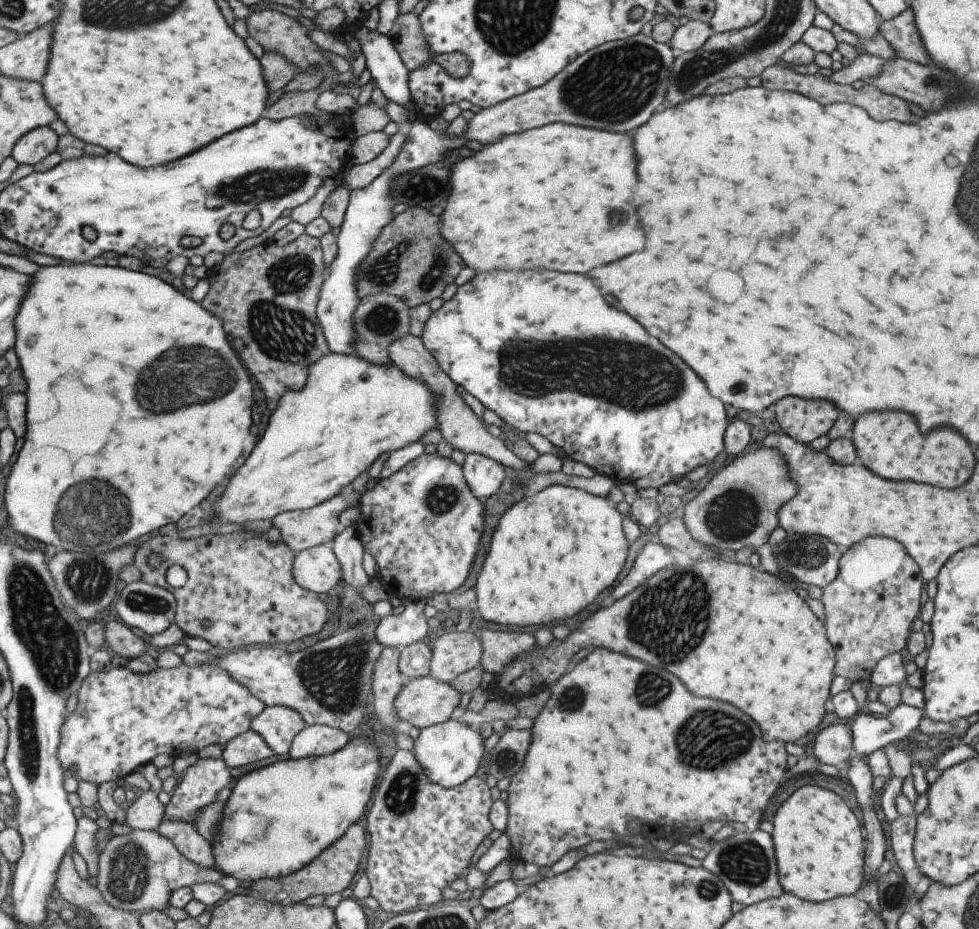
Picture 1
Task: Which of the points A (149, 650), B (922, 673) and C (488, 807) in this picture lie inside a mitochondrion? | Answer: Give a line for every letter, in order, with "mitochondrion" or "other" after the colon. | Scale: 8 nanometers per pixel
A: other
B: other
C: other

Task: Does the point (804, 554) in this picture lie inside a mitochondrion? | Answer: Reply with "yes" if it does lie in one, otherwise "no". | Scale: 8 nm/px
yes

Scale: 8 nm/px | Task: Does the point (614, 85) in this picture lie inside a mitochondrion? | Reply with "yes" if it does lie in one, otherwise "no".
yes

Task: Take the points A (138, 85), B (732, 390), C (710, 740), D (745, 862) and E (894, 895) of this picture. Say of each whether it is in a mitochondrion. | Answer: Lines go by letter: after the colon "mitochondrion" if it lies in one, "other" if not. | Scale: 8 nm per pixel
A: other
B: other
C: mitochondrion
D: mitochondrion
E: mitochondrion

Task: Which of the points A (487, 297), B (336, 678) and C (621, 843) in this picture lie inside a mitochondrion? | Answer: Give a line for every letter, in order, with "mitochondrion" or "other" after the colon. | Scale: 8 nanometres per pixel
A: other
B: mitochondrion
C: other

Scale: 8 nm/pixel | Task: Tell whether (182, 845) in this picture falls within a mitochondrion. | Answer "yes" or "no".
no

